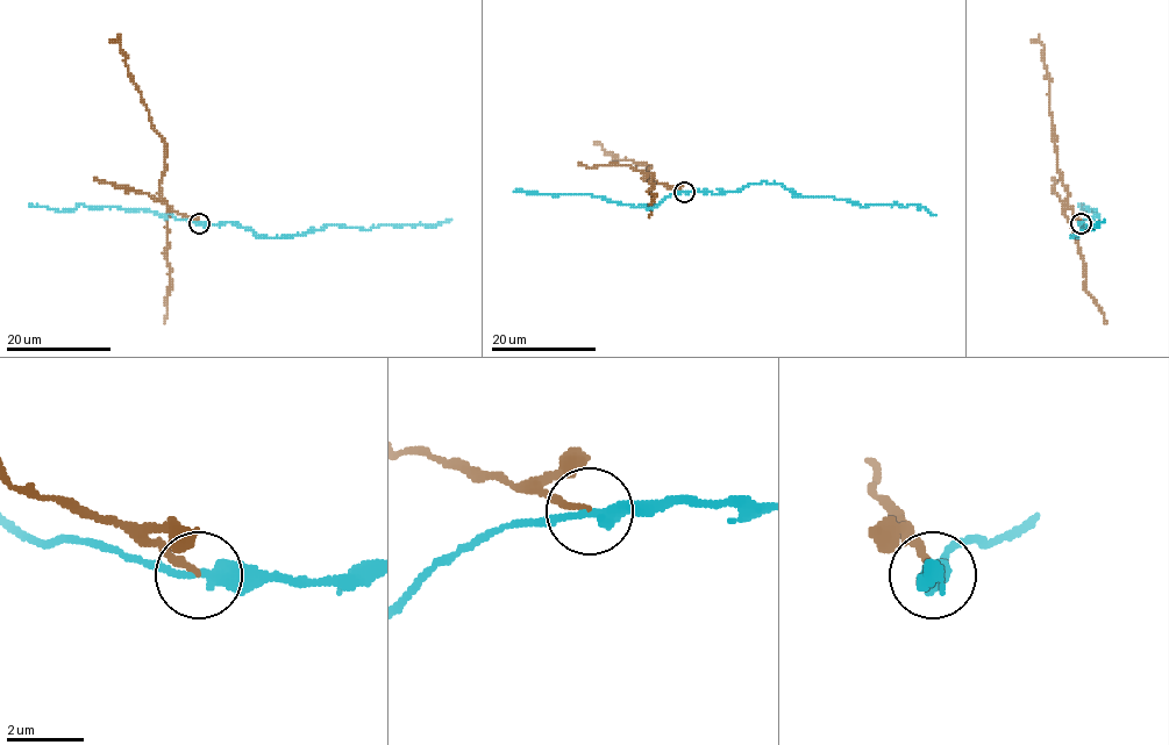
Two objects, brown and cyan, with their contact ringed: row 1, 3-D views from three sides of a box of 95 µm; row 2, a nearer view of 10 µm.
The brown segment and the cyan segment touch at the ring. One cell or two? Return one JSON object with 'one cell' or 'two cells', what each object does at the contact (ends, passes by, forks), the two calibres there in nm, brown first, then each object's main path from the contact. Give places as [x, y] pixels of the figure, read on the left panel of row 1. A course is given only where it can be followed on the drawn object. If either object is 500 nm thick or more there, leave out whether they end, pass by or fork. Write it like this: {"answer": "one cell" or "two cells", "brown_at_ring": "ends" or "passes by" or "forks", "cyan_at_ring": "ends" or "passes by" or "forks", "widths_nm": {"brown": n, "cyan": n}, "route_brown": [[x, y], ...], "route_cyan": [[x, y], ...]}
{"answer": "two cells", "brown_at_ring": "ends", "cyan_at_ring": "passes by", "widths_nm": {"brown": 160, "cyan": 280}, "route_brown": [[199, 223], [177, 213], [162, 197], [165, 142], [152, 124], [126, 56], [116, 42], [109, 40]], "route_cyan": [[199, 223], [236, 222], [259, 236], [293, 237], [328, 226], [364, 229], [392, 223], [435, 226], [450, 220]]}

